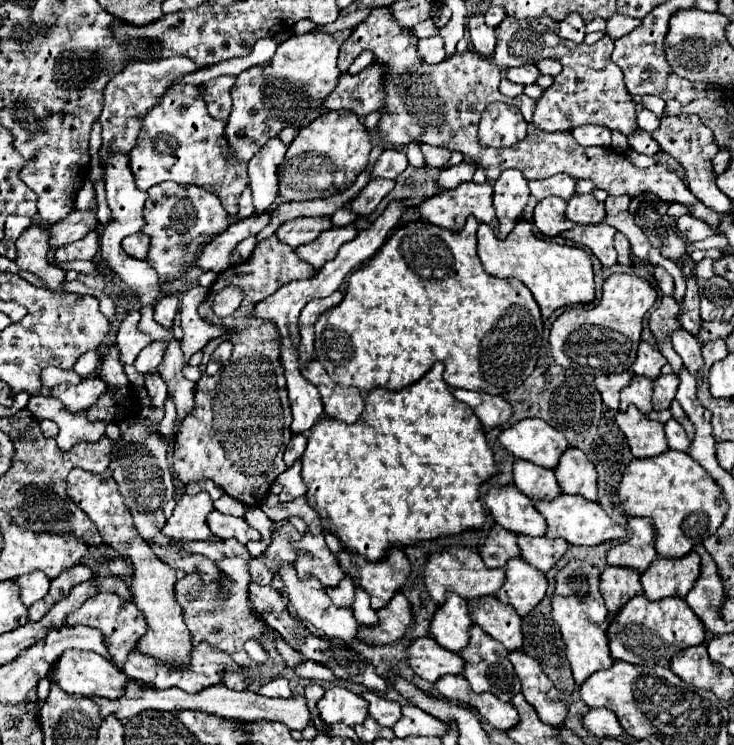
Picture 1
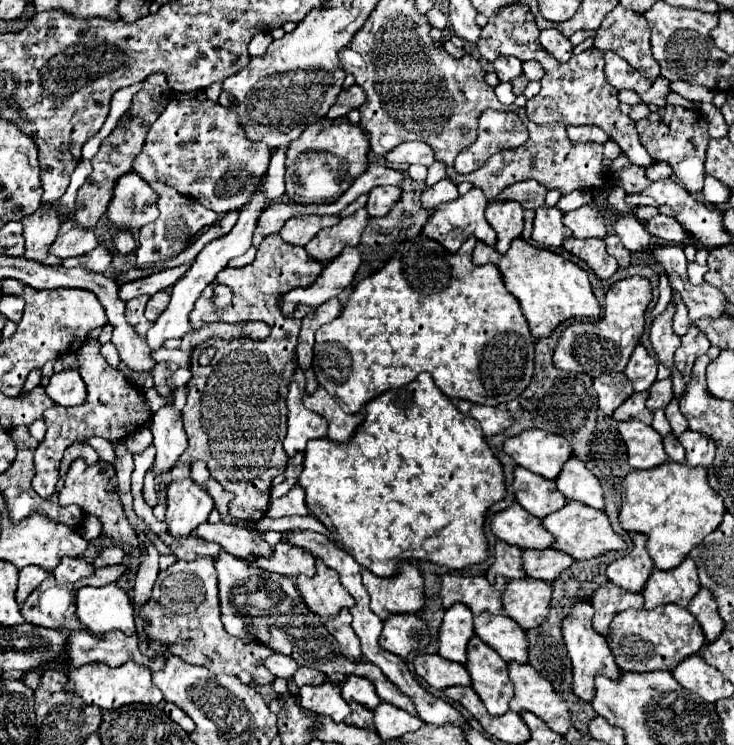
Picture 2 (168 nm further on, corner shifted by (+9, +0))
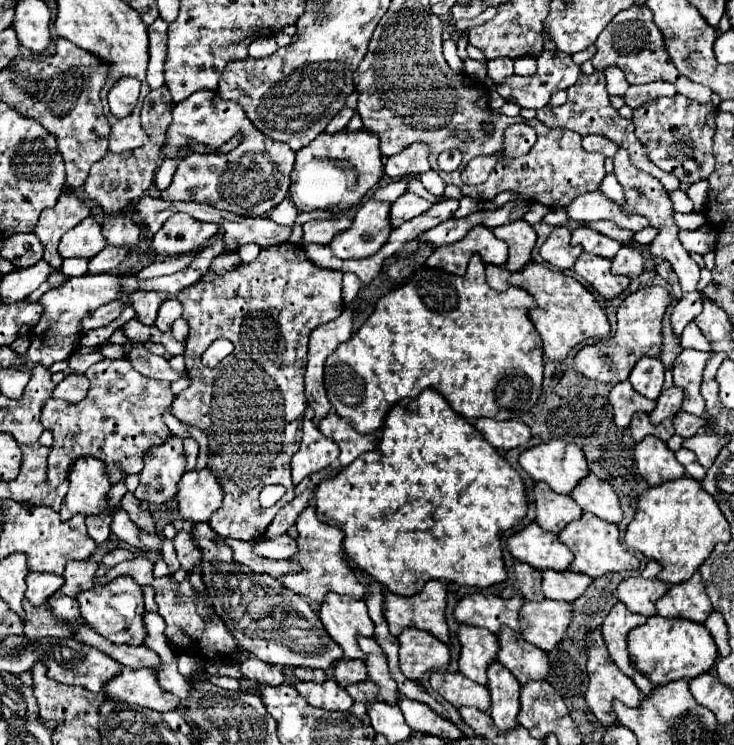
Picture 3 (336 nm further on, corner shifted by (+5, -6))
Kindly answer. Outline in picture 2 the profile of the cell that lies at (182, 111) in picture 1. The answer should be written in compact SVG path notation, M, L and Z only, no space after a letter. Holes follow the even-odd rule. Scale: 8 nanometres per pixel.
M203 92L173 96L165 112L147 132L145 148L133 160L133 170L147 182L165 182L177 192L199 200L213 212L239 210L267 172L271 148L245 138L237 114L211 104Z

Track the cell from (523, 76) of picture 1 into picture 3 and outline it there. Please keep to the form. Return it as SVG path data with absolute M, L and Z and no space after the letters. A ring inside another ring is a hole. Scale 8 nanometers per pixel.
M495 58L487 62L487 76L493 78L493 82L501 82L503 78L513 74L513 60L511 58Z

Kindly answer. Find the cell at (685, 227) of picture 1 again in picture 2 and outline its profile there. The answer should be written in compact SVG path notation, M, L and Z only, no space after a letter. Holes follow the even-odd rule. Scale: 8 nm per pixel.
M659 214L659 216L655 216L653 220L649 220L649 222L645 224L645 228L647 228L653 236L665 240L667 244L681 244L681 242L685 242L685 240L689 238L689 234L683 230L683 226L681 226L675 218L665 216L665 214Z

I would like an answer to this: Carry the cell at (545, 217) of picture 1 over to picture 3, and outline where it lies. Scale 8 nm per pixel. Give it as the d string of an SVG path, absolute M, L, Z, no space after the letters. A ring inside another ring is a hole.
M557 226L551 232L551 236L545 240L545 244L541 246L539 254L553 268L557 268L557 270L571 270L573 268L573 262L577 258L571 252L569 240L571 240L571 230L565 228L565 226Z

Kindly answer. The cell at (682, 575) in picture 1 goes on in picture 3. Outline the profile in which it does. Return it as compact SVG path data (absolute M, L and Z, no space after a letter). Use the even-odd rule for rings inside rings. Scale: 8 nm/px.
M699 572L693 574L693 578L671 586L669 592L657 602L657 614L663 618L685 618L703 624L711 612L713 606Z

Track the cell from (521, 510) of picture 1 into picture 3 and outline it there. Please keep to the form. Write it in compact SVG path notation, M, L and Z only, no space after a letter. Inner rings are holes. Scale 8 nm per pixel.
M535 522L511 536L507 546L519 562L525 562L539 572L565 572L569 570L569 562L573 562L573 552L561 544L555 534L541 530Z

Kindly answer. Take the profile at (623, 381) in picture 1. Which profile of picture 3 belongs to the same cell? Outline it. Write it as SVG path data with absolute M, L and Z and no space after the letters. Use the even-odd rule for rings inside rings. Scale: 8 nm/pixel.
M629 380L625 382L619 382L611 394L609 394L609 400L613 404L613 410L615 410L615 424L619 428L629 428L629 422L635 414L643 412L643 414L651 414L655 410L655 400L649 400L641 394L637 394L631 386Z

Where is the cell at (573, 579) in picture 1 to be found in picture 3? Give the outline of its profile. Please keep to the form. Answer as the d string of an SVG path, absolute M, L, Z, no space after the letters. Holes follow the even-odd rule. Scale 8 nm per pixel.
M593 630L589 636L587 636L587 650L589 650L589 660L587 660L587 672L589 672L589 686L587 686L587 692L585 692L585 700L591 708L591 712L595 714L595 718L605 726L615 726L617 724L617 716L613 714L613 700L619 700L623 702L625 706L631 706L631 708L637 708L641 704L641 692L639 688L631 682L631 678L627 678L617 666L615 662L609 658L609 652L607 652L607 646L603 642L603 636L601 632Z

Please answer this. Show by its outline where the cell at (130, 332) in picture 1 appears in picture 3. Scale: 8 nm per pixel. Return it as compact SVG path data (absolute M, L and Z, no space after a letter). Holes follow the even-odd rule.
M135 290L131 294L133 298L133 308L137 310L137 318L151 326L157 318L157 310L161 306L161 302L165 302L169 296L167 294L161 294L161 292L145 292L145 290Z

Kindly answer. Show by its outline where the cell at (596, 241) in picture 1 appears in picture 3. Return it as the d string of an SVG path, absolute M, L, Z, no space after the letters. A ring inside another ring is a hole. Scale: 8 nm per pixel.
M587 252L581 254L581 258L575 262L573 270L587 284L591 284L605 300L617 298L631 282L625 276L613 276L611 274L611 260L601 258L601 256L593 256Z

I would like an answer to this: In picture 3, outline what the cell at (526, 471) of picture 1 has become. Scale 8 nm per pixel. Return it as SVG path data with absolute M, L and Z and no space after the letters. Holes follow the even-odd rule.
M545 482L535 484L535 506L537 506L537 524L553 534L559 534L569 522L581 518L583 510L575 504L571 496L557 494L545 486Z

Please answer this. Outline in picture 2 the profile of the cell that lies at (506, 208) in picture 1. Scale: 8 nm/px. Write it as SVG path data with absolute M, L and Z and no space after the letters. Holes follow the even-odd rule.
M493 200L485 210L487 222L497 232L497 252L507 252L513 238L523 232L523 208L521 204L513 204L513 200Z

